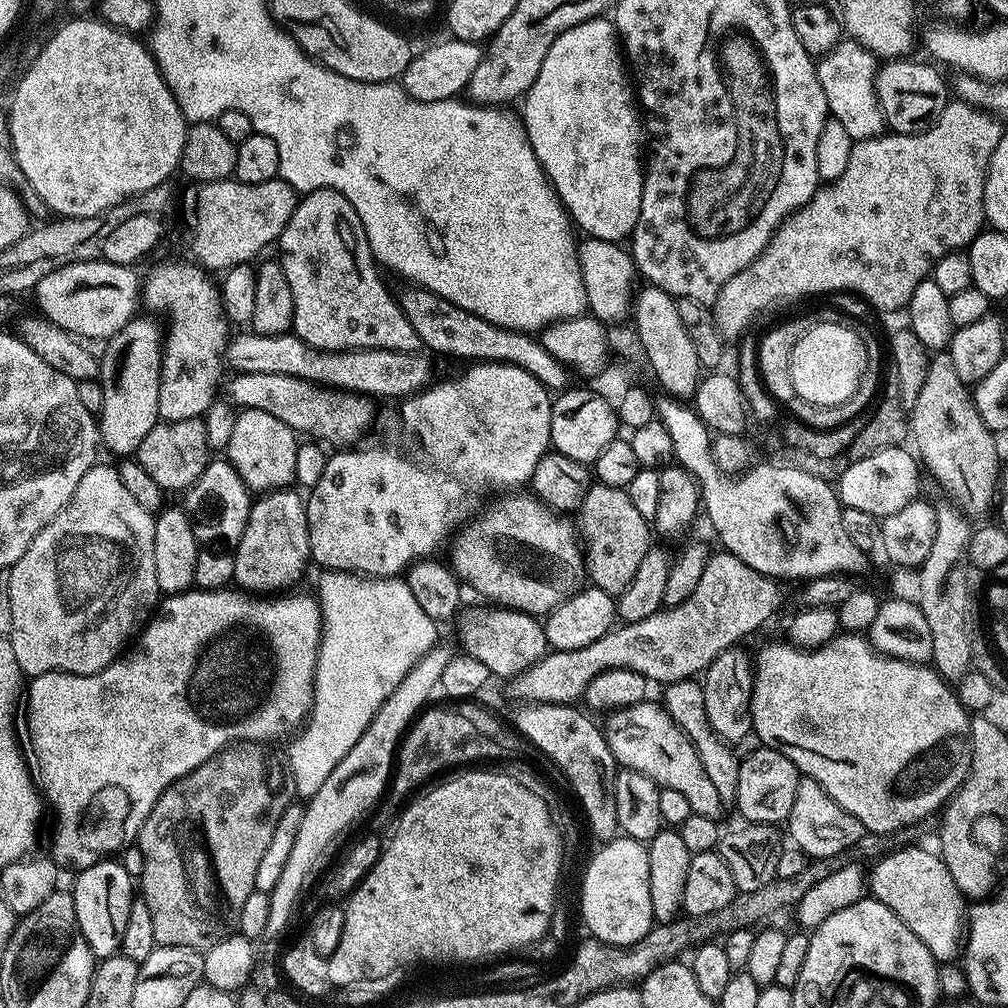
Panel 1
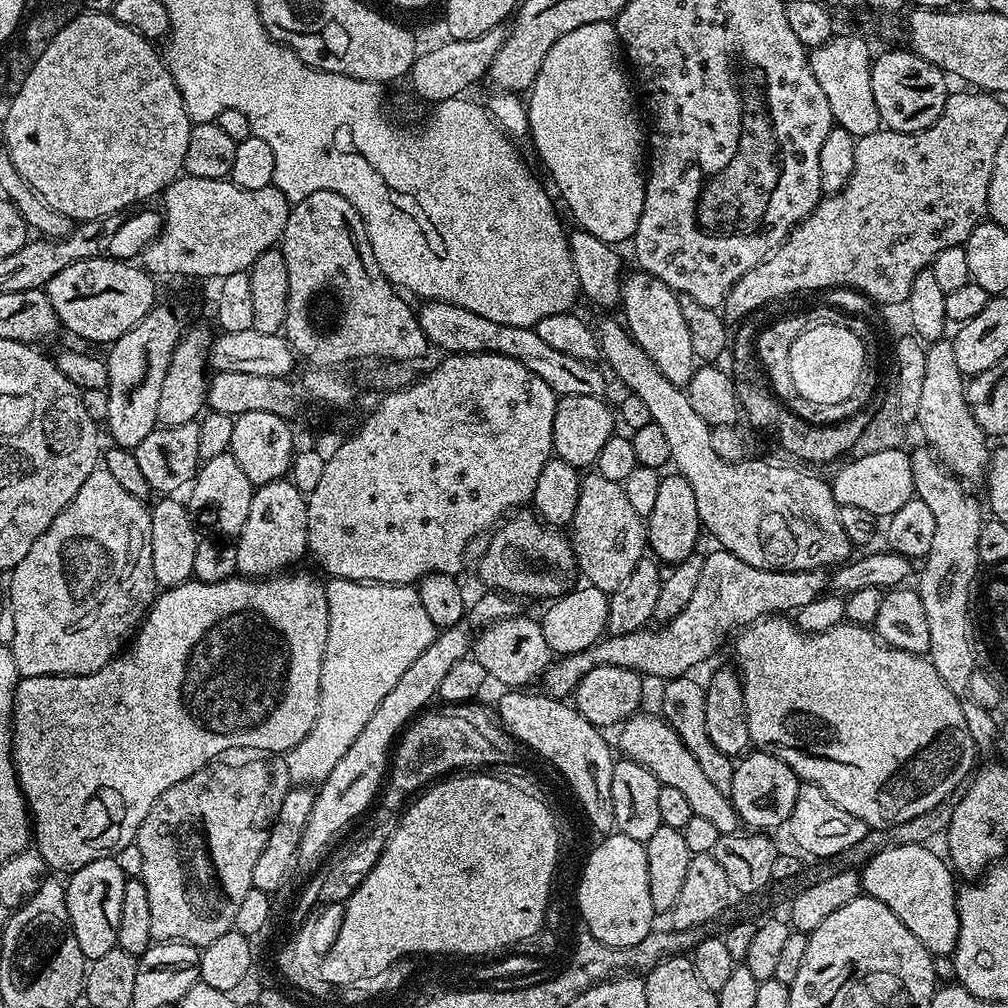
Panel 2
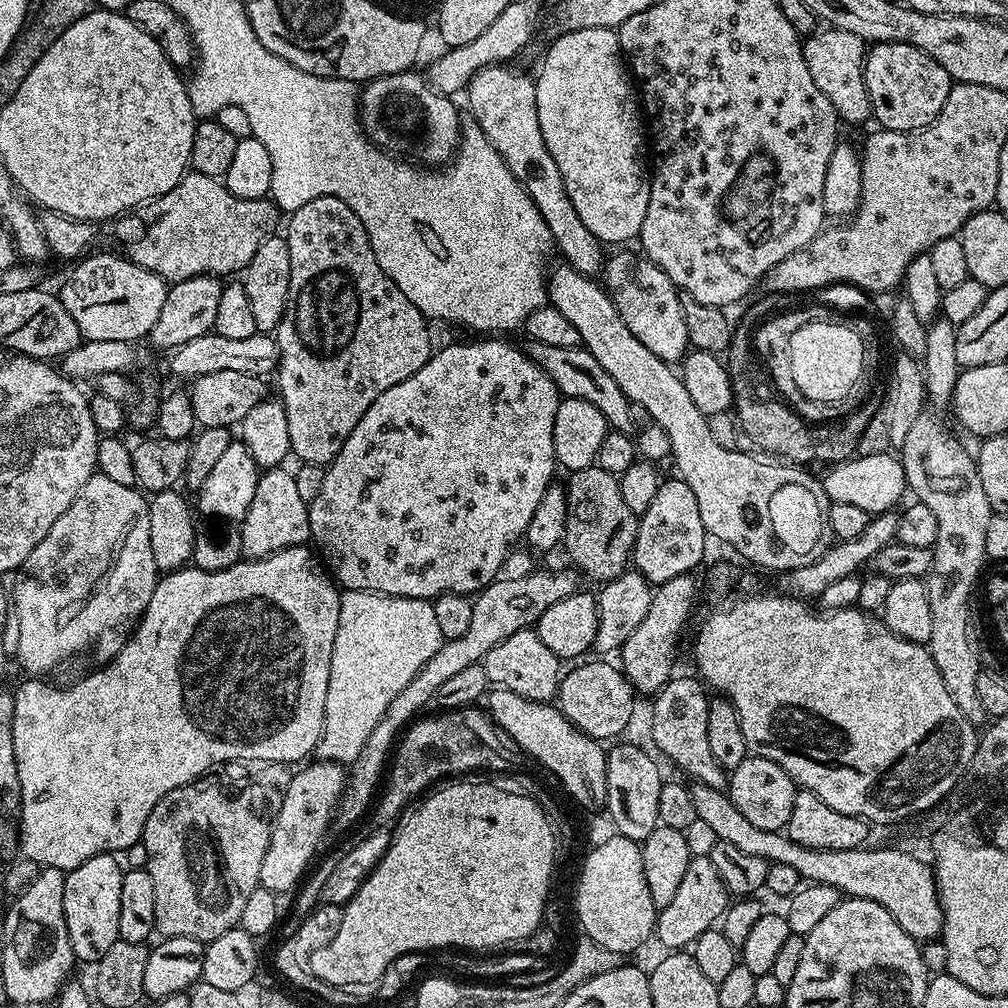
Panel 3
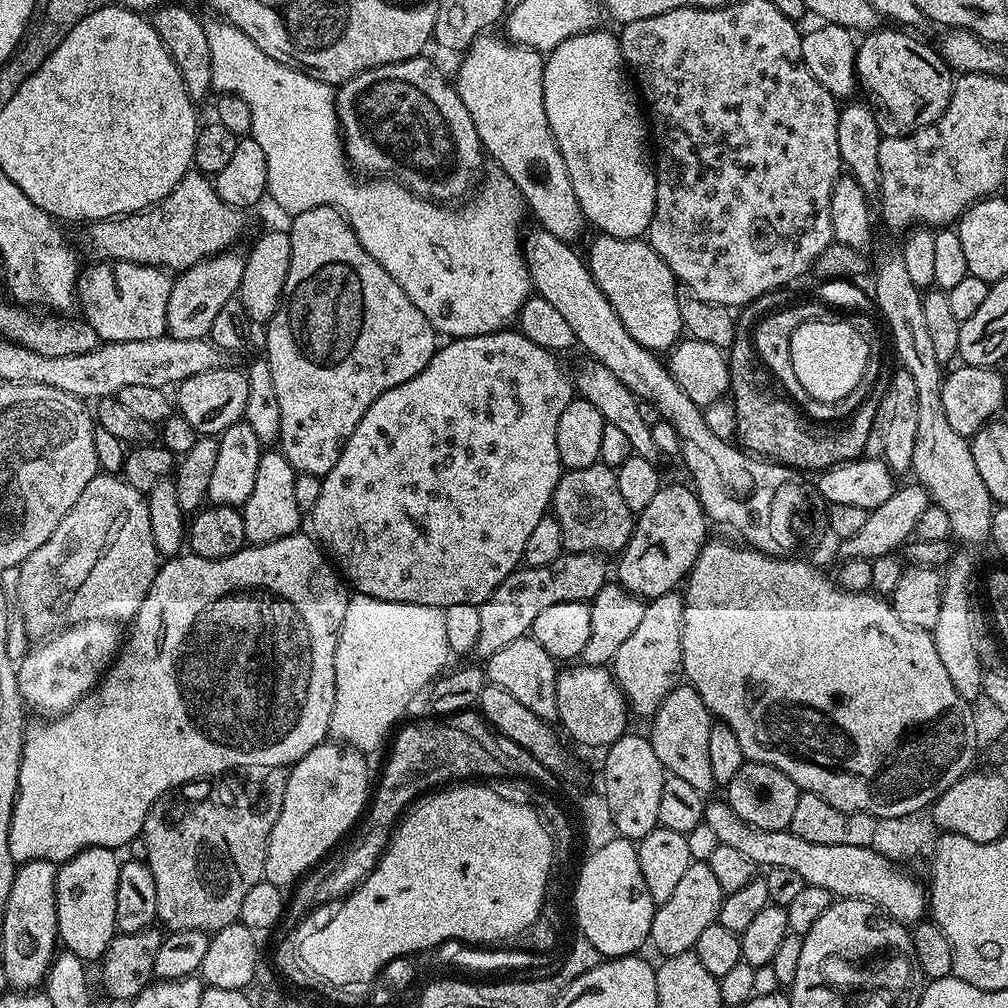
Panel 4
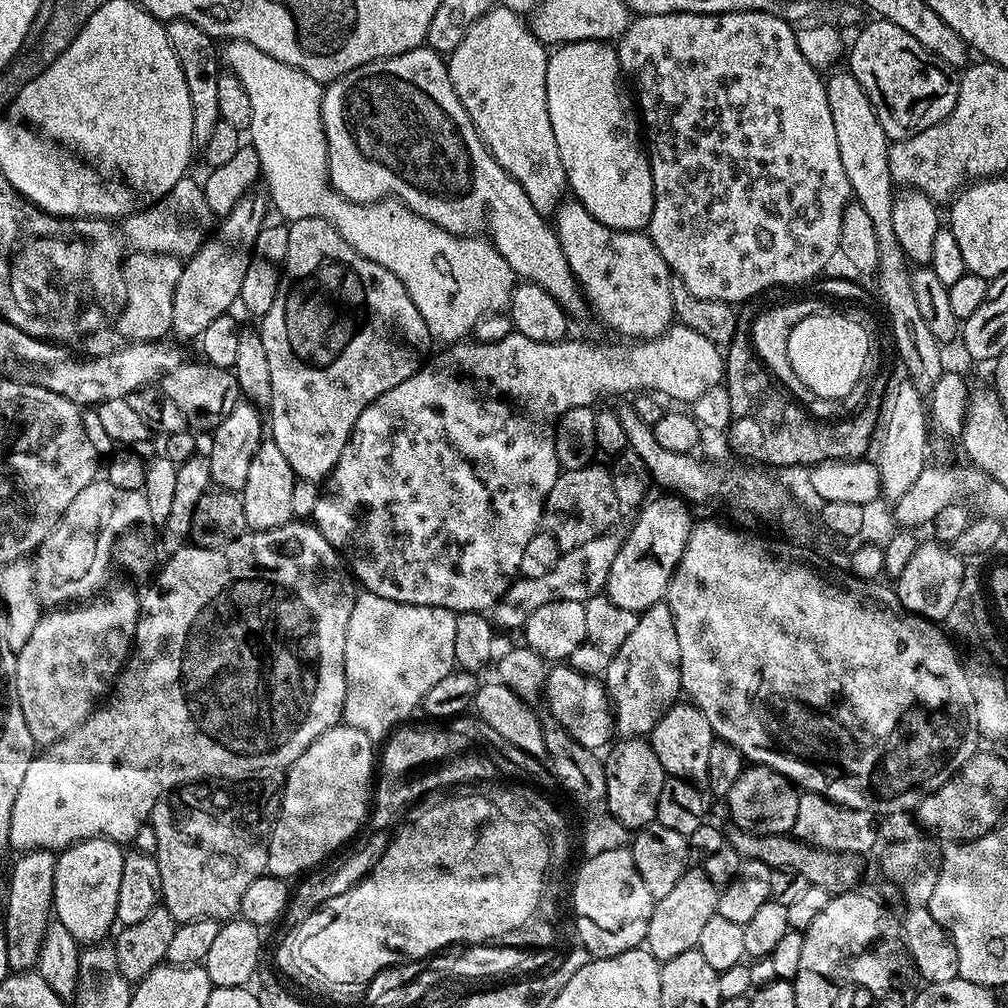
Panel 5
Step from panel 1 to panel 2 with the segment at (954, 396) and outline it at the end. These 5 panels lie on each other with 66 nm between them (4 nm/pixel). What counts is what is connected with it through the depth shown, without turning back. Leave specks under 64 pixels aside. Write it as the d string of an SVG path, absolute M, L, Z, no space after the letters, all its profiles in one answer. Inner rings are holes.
M951 339L933 340L925 347L926 378L918 401L915 423L920 424L923 443L931 448L941 461L961 481L985 479L990 463L989 437L974 422L974 414L968 405L966 377L958 370Z

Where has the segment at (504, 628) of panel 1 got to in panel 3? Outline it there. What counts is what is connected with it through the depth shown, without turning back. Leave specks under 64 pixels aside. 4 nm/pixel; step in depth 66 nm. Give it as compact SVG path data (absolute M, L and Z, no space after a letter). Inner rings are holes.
M523 628L502 642L498 642L483 658L484 672L488 676L489 685L505 688L514 694L522 694L522 698L531 700L551 701L557 695L562 675L562 662L551 650L543 644L542 638L532 628Z

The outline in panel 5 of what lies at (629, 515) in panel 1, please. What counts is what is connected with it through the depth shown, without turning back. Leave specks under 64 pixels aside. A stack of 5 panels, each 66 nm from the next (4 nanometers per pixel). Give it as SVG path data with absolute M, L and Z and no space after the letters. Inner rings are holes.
M593 462L578 470L565 468L556 477L554 486L550 486L550 494L546 494L542 528L557 539L561 552L569 552L582 546L582 542L590 542L604 532L613 531L620 515L622 509L614 494L611 471L605 465L603 468L600 462Z

